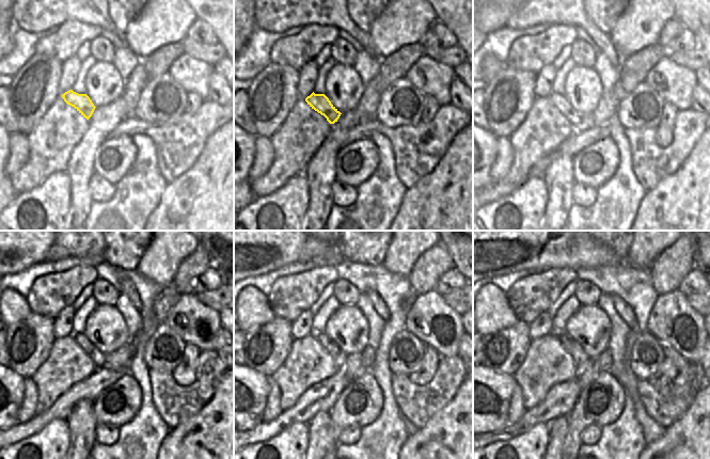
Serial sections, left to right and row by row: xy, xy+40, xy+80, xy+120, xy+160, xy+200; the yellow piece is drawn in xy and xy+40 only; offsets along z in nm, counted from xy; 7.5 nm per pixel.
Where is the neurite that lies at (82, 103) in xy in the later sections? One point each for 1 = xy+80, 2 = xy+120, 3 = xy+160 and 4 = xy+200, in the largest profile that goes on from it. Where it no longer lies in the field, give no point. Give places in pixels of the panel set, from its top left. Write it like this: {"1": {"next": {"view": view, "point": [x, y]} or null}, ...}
{"1": {"next": {"view": "xy+80", "point": [558, 100]}}, "2": {"next": {"view": "xy+120", "point": [98, 358]}}, "3": {"next": {"view": "xy+160", "point": [338, 357]}}, "4": {"next": {"view": "xy+200", "point": [580, 358]}}}

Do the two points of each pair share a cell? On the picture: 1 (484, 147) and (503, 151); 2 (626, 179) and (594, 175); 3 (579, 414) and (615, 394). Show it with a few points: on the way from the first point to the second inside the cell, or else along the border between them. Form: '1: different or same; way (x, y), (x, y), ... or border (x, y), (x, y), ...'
1: different; border (498, 137), (498, 152), (488, 173)
2: different; border (619, 154), (619, 164), (616, 171), (596, 188)
3: same; way (589, 414), (599, 415), (609, 405)

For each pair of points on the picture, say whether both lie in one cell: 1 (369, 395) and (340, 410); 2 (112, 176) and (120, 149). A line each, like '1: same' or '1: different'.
1: same
2: same

